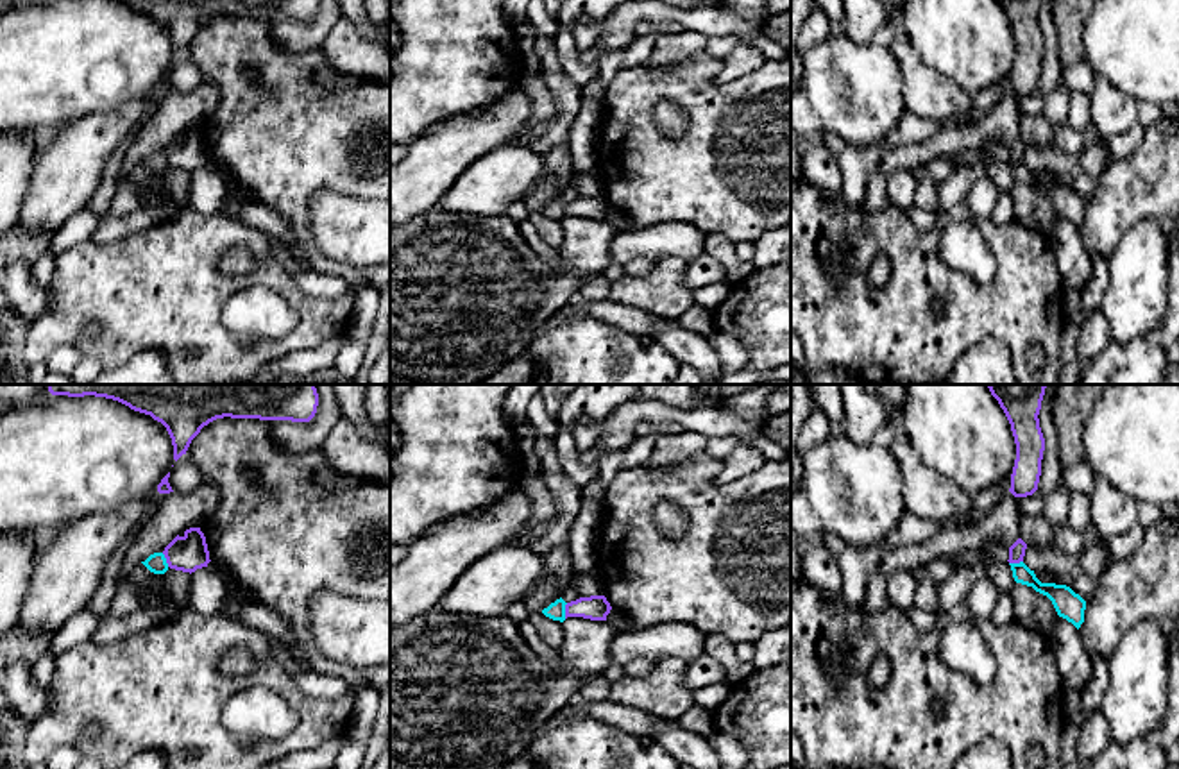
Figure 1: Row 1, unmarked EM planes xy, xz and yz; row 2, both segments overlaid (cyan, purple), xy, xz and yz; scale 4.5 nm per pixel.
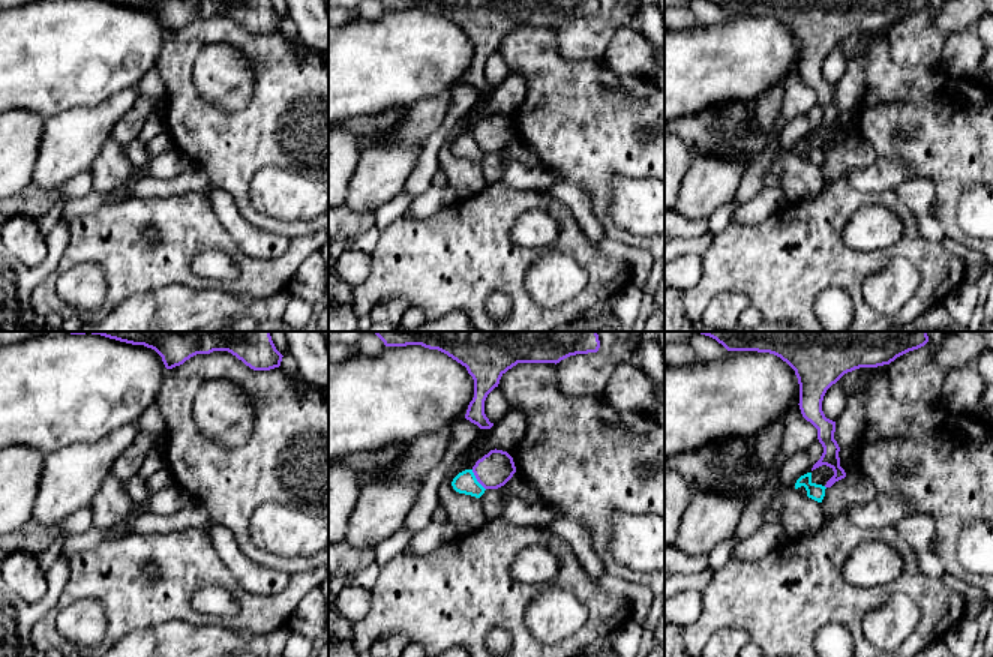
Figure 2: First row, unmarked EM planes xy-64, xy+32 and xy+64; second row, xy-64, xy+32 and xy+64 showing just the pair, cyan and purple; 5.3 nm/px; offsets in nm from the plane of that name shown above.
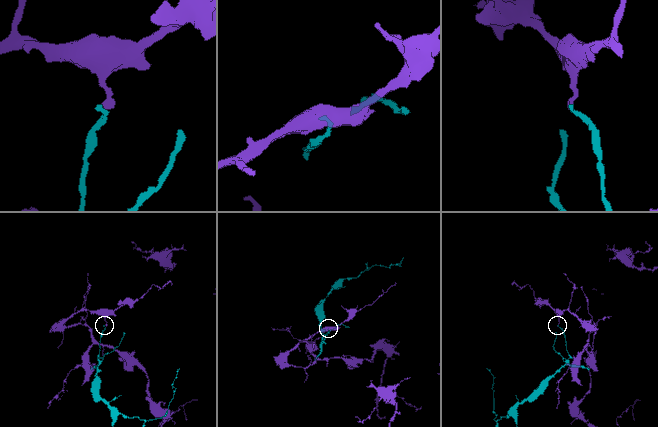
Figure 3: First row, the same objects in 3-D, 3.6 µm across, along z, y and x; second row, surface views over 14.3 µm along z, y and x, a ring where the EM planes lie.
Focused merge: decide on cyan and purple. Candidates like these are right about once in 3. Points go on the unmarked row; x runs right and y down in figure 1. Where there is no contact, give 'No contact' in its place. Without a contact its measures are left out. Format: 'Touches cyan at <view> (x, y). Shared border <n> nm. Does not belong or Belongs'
Touches cyan at xz (564, 210). Shared border 70 nm. Does not belong

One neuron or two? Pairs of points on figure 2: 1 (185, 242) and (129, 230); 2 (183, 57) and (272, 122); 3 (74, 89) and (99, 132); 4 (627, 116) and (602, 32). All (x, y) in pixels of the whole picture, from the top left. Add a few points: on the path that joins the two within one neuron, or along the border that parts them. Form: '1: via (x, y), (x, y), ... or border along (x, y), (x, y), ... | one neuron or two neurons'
1: via (171, 228), (161, 218), (143, 218) | one neuron
2: via (183, 89), (183, 93), (212, 122), (240, 122) | one neuron
3: border along (116, 92), (95, 105), (69, 107), (50, 117) | two neurons
4: border along (603, 56), (569, 59) | two neurons

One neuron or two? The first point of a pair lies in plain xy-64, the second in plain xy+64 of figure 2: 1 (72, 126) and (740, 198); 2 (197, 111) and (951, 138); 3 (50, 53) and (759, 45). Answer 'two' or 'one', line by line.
1: two
2: one
3: one

